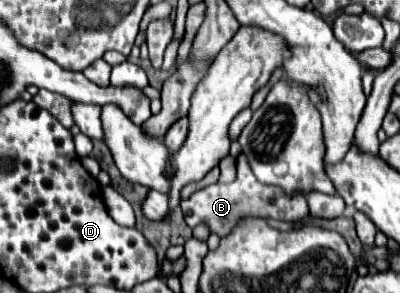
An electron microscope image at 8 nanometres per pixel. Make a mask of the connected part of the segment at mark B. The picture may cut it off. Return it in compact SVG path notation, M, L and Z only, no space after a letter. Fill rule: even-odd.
M240 153L236 159L236 167L238 167L238 175L232 183L218 183L218 185L210 185L204 187L200 191L196 191L190 199L182 201L182 213L186 219L188 227L196 227L196 225L208 225L210 233L216 233L220 239L226 237L242 219L246 217L256 217L256 219L280 219L280 221L300 221L302 217L308 215L308 203L300 193L288 195L284 189L278 189L278 185L264 185L260 183L252 171L250 171L250 163L248 159Z

